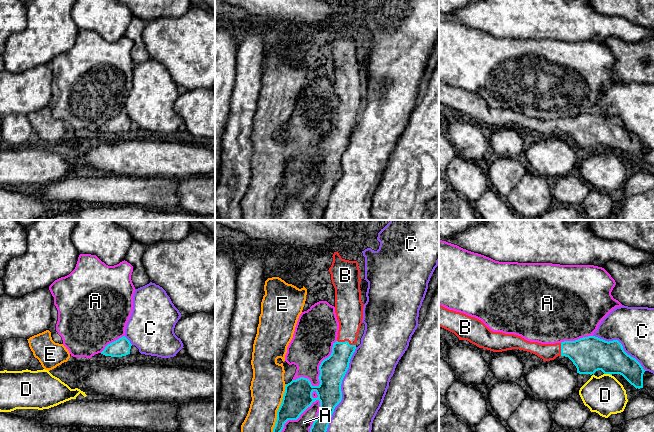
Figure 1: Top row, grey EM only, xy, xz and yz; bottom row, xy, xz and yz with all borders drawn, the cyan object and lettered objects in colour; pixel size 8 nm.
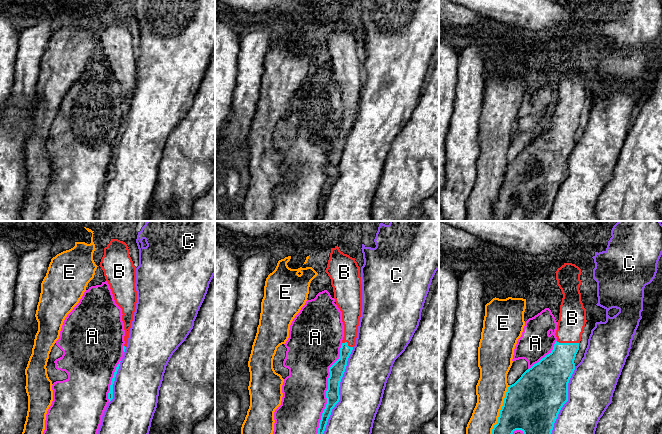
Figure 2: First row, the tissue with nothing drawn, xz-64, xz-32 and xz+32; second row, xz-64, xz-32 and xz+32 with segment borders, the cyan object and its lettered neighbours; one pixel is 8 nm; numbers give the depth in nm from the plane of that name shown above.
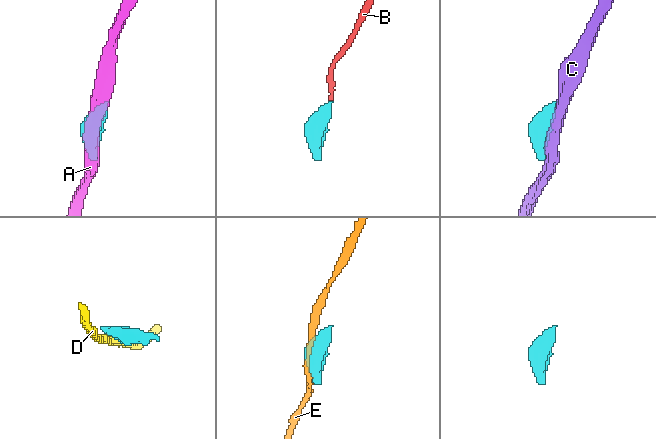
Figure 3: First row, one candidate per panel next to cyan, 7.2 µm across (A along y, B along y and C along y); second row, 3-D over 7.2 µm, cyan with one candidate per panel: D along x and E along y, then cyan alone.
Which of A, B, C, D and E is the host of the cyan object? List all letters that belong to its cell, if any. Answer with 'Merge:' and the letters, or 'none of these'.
Merge: B

